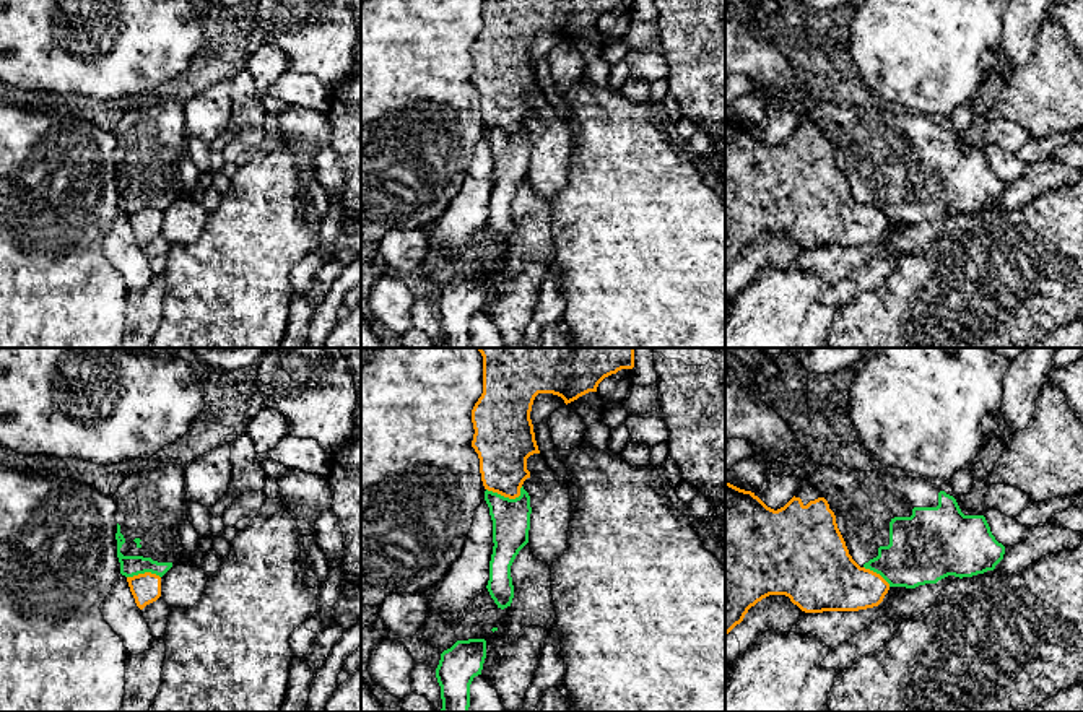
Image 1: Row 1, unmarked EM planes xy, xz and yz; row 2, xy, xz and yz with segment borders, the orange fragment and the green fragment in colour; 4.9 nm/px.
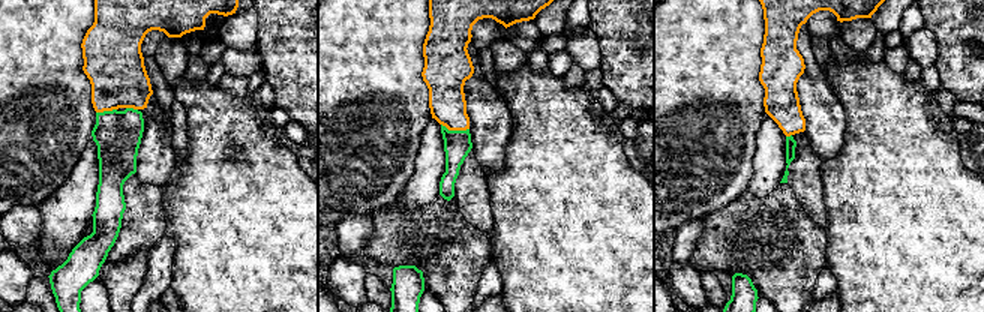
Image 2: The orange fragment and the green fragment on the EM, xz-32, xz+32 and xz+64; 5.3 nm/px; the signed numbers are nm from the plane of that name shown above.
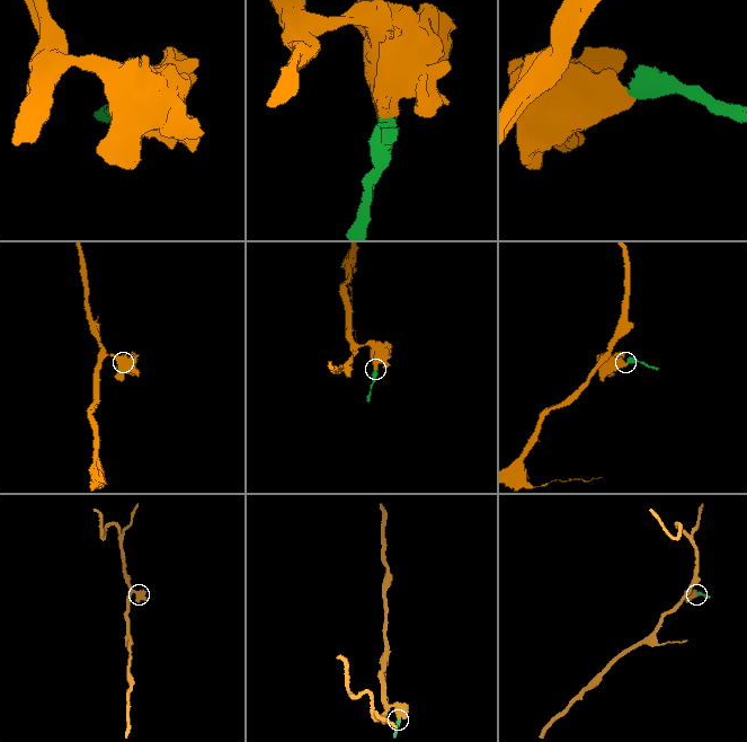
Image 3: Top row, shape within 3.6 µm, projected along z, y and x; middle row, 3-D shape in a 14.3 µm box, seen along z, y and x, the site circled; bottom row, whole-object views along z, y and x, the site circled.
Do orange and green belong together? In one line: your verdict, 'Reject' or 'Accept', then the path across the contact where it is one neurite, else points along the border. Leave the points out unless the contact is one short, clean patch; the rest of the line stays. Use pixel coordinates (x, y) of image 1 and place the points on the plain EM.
Reject. Boundary: xz (522, 122), (521, 129), (514, 134), (504, 134), (487, 124)

